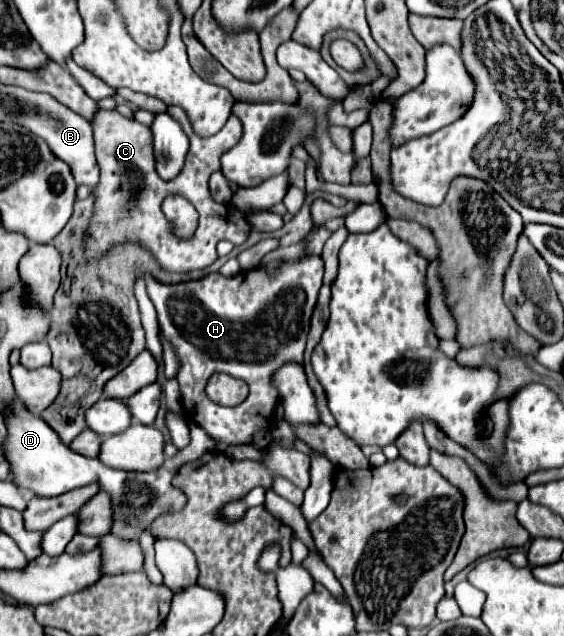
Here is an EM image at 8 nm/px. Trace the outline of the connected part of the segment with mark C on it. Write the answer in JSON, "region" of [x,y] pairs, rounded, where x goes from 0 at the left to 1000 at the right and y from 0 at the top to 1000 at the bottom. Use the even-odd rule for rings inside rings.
{"region":[[[300,168],[296,178],[310,184],[324,206],[332,209],[339,222],[339,234],[332,241],[332,253],[324,269],[307,285],[289,285],[271,263],[271,212],[268,203],[250,197],[246,190],[222,187],[207,175],[186,175],[179,171],[165,190],[165,215],[168,215],[168,244],[179,263],[179,285],[168,294],[165,307],[172,313],[168,341],[161,351],[161,363],[154,369],[154,401],[172,404],[197,392],[197,385],[211,379],[243,379],[254,388],[261,388],[289,423],[296,426],[346,426],[363,423],[385,407],[385,382],[402,376],[413,385],[431,385],[445,366],[445,357],[438,351],[438,338],[431,332],[420,332],[420,325],[381,319],[371,307],[367,285],[378,269],[392,263],[388,250],[399,237],[406,237],[413,228],[427,219],[427,190],[410,181],[395,203],[374,215],[353,215],[328,175],[321,168]],[[303,307],[324,307],[342,319],[342,325],[353,332],[353,357],[339,369],[339,376],[317,376],[310,373],[303,347],[285,332],[285,316]]]}

